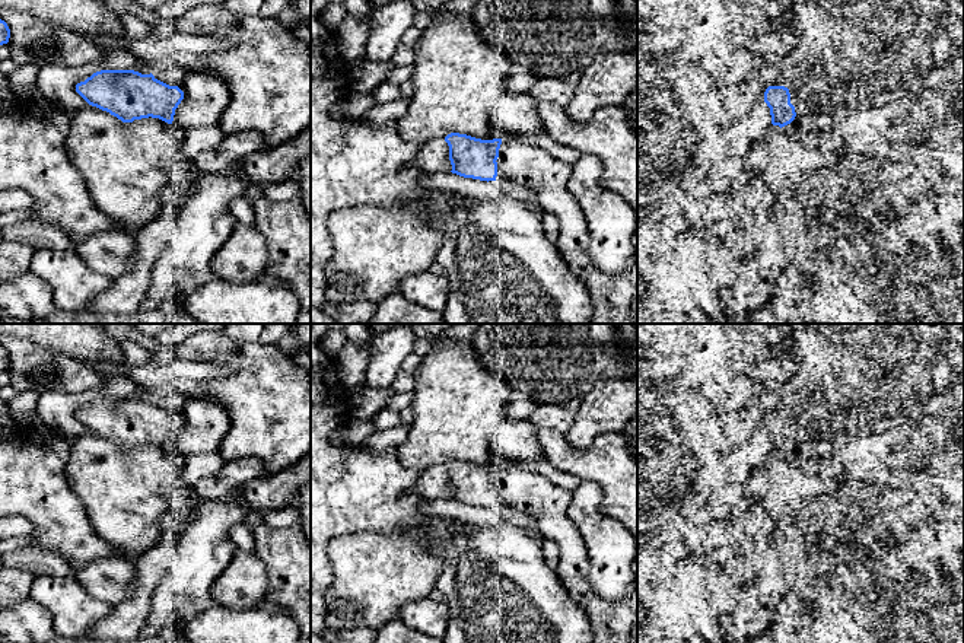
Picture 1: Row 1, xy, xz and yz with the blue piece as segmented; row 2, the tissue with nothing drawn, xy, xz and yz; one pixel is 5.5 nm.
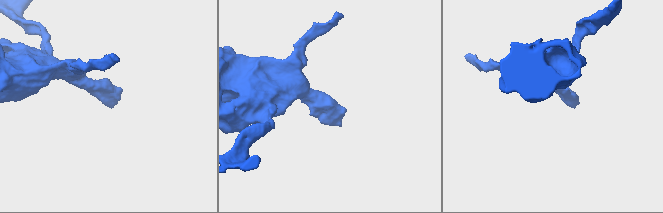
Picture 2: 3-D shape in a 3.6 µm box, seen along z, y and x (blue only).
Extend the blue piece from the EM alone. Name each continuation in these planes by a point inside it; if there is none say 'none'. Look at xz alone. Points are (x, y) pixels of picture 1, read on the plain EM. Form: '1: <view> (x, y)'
1: xz (531, 493)

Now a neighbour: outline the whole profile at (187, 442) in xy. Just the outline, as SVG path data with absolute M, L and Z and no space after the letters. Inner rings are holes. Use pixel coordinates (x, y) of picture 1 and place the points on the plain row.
M187 398L182 416L185 421L171 452L187 458L219 451L230 427L229 414L222 405L201 398Z

